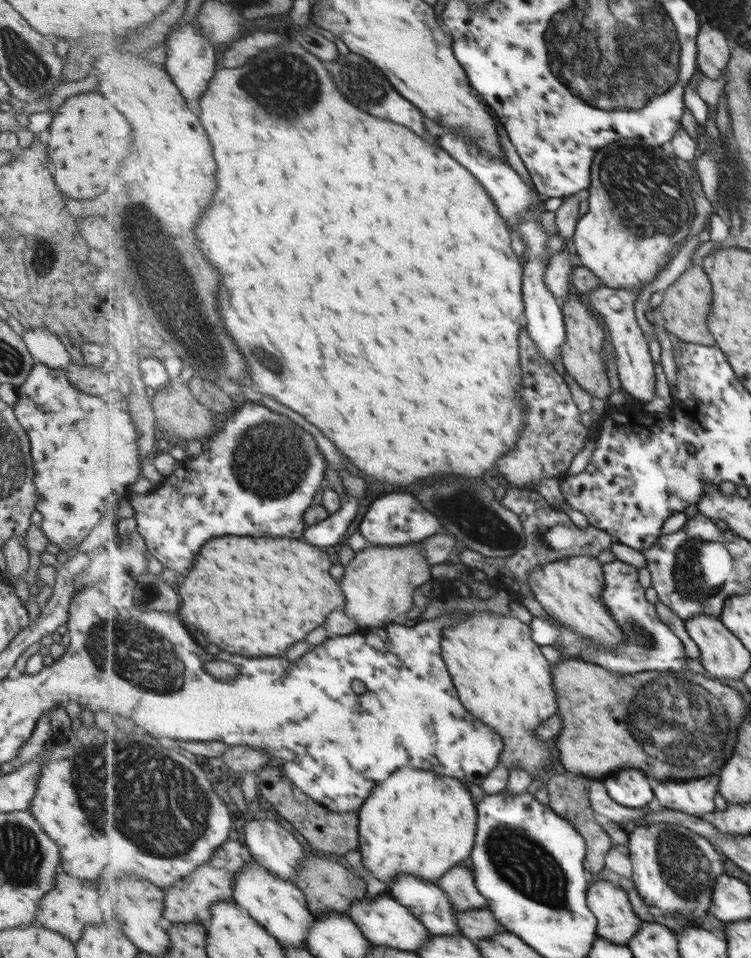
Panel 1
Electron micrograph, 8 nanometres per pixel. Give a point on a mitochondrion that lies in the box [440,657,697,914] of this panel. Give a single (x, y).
(520, 859)

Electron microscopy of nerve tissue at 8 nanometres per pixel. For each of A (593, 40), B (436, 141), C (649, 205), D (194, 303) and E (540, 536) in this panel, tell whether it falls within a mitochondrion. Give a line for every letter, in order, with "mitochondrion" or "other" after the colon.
A: mitochondrion
B: other
C: mitochondrion
D: mitochondrion
E: mitochondrion

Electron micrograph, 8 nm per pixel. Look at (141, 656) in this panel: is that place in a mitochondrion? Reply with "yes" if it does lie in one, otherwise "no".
yes

